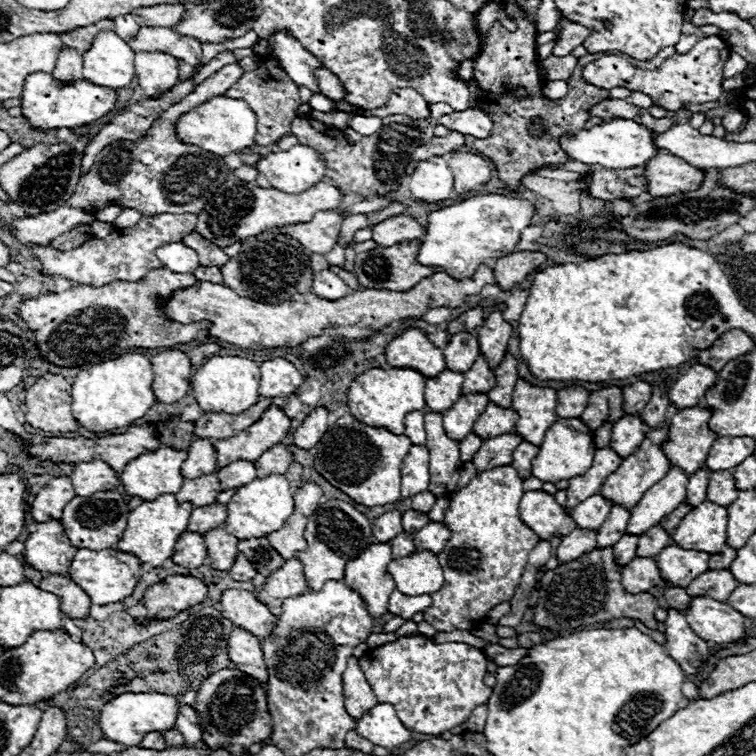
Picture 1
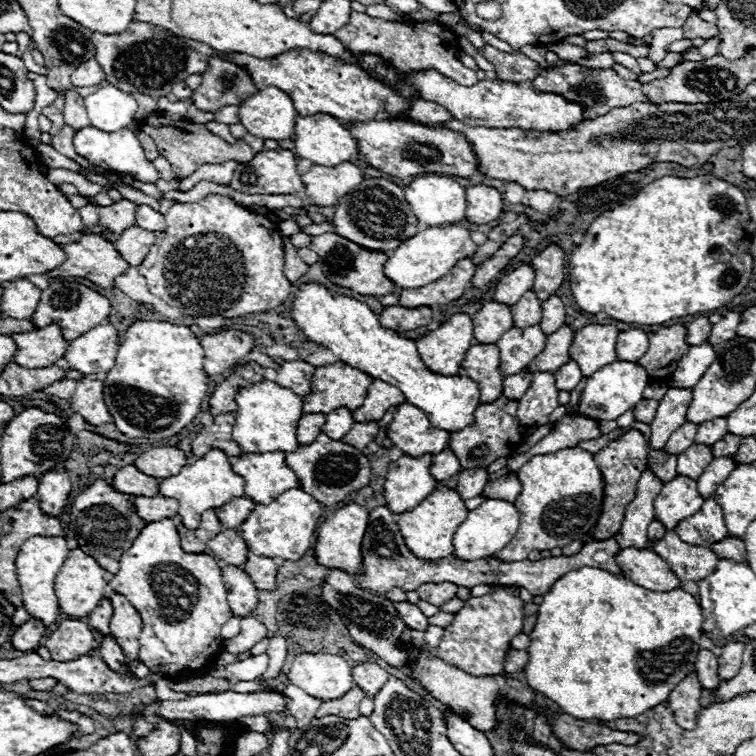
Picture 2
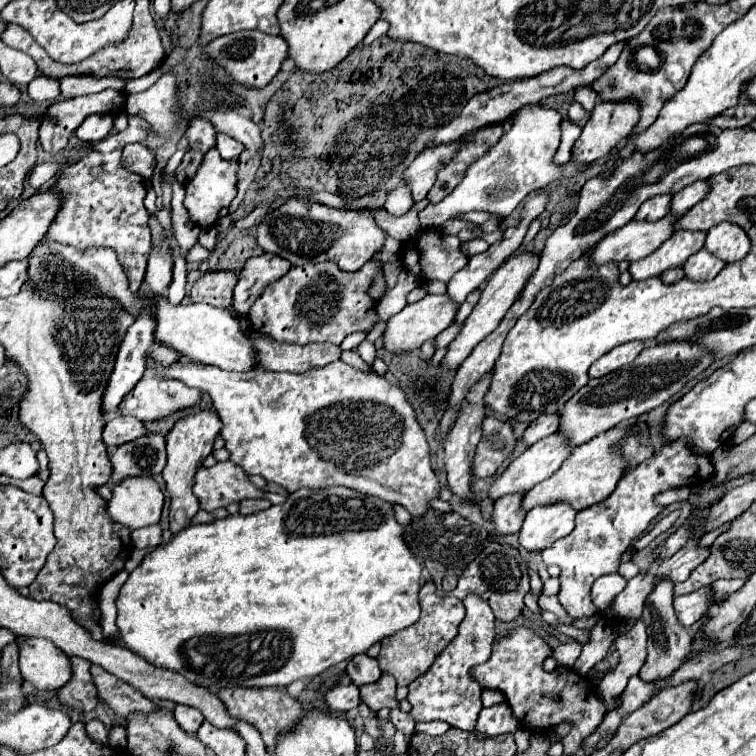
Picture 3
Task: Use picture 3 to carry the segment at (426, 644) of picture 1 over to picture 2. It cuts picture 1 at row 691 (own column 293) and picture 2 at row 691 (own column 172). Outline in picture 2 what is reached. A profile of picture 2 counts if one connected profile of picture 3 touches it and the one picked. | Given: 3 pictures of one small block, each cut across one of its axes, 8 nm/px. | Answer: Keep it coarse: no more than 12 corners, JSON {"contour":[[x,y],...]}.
{"contour":[[364,662],[352,668],[352,678],[376,696],[390,674],[378,664]]}

